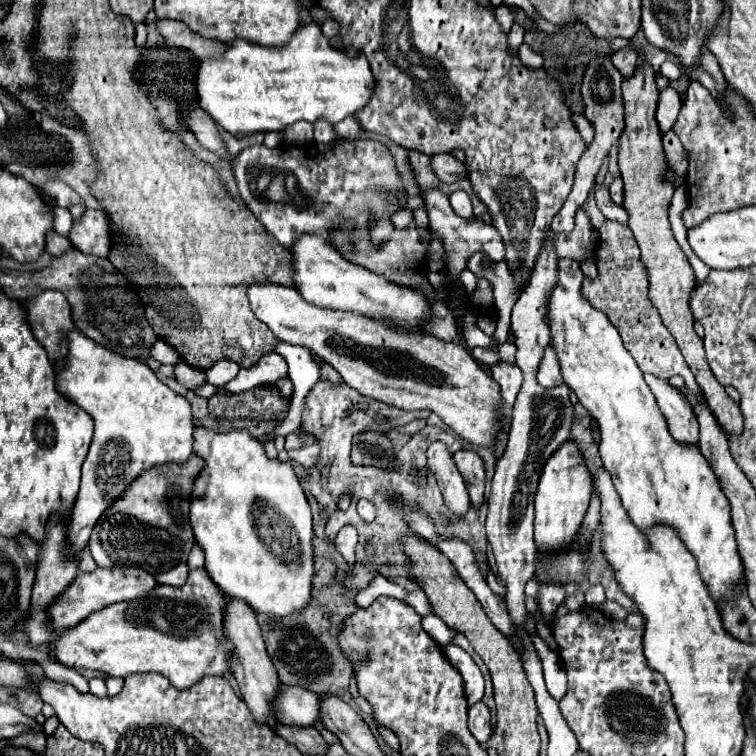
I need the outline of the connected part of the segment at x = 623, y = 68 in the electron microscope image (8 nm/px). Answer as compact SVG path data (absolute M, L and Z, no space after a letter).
M632 41L628 43L628 47L624 47L624 49L620 49L620 51L616 51L616 53L612 55L612 63L614 63L616 69L622 73L622 77L632 75L634 67L636 67L636 61L638 61L638 49L634 47Z

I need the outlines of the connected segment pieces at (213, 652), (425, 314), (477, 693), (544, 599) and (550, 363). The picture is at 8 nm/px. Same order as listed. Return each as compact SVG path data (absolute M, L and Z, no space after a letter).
M194 569L182 587L160 585L156 591L152 591L152 595L148 595L148 599L112 603L110 607L92 613L54 643L56 657L66 667L100 669L114 677L128 677L132 673L160 673L166 675L178 691L190 689L204 677L224 677L226 673L232 673L230 655L234 649L224 633L224 605L224 595L220 595L220 589L210 579L206 569Z
M300 235L294 241L292 255L296 265L294 285L308 303L326 309L356 313L374 321L384 321L388 323L388 327L400 333L428 335L426 323L430 323L434 313L430 309L430 301L426 299L426 295L422 295L414 287L396 285L380 273L350 263L330 243L326 243L326 239L320 239L316 235Z
M446 645L444 655L448 655L450 663L454 663L454 667L462 675L462 679L466 683L464 691L466 691L468 703L474 705L476 701L480 701L484 695L484 677L480 673L480 667L474 663L474 659L458 645Z
M540 585L538 603L540 603L540 609L542 609L544 617L552 617L554 611L564 603L564 597L566 597L566 589L564 587Z
M552 343L546 345L540 367L538 367L538 383L542 387L556 387L562 385L562 373L560 373L560 363L556 357L556 349Z

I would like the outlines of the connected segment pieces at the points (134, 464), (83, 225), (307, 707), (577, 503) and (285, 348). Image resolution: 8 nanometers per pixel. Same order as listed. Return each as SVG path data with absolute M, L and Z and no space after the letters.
M72 331L68 333L70 339L70 355L64 363L58 363L56 367L56 381L58 391L66 395L68 399L76 401L84 411L88 411L94 419L94 437L88 451L88 457L82 467L82 483L80 493L74 503L72 519L68 521L68 539L74 553L80 553L82 547L88 543L88 537L92 533L92 527L100 519L100 515L128 489L132 481L136 481L144 471L166 465L166 463L186 463L194 455L194 417L192 417L192 405L186 397L172 391L168 385L164 385L156 373L138 359L124 359L122 355L112 355L112 351L104 351L102 347L96 347L92 339L86 335Z
M86 209L82 221L72 225L70 241L84 253L108 259L112 249L112 223L108 221L106 211Z
M280 687L280 697L276 701L276 717L284 725L314 727L320 721L322 697L304 691L302 687Z
M568 439L560 445L558 451L554 451L554 455L550 455L538 481L534 539L540 551L558 551L572 543L588 509L590 495L592 495L592 479L588 471L588 461L580 445L574 439Z
M282 343L276 353L284 355L286 357L286 363L288 363L288 377L292 379L292 385L294 385L294 395L290 399L290 415L278 423L274 429L270 429L268 433L264 433L258 441L260 443L268 443L268 441L274 441L276 437L286 437L294 431L298 431L300 427L300 419L302 419L302 407L306 405L306 395L308 391L316 385L316 381L320 379L320 363L314 359L314 355L306 349L306 347L296 347L296 345L290 345L290 343Z

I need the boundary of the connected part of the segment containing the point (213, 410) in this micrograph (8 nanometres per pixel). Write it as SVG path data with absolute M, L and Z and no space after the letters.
M260 385L246 393L230 393L226 389L218 389L216 395L208 399L210 415L218 419L254 419L254 421L270 421L280 415L288 407L288 399L280 395L276 385Z

